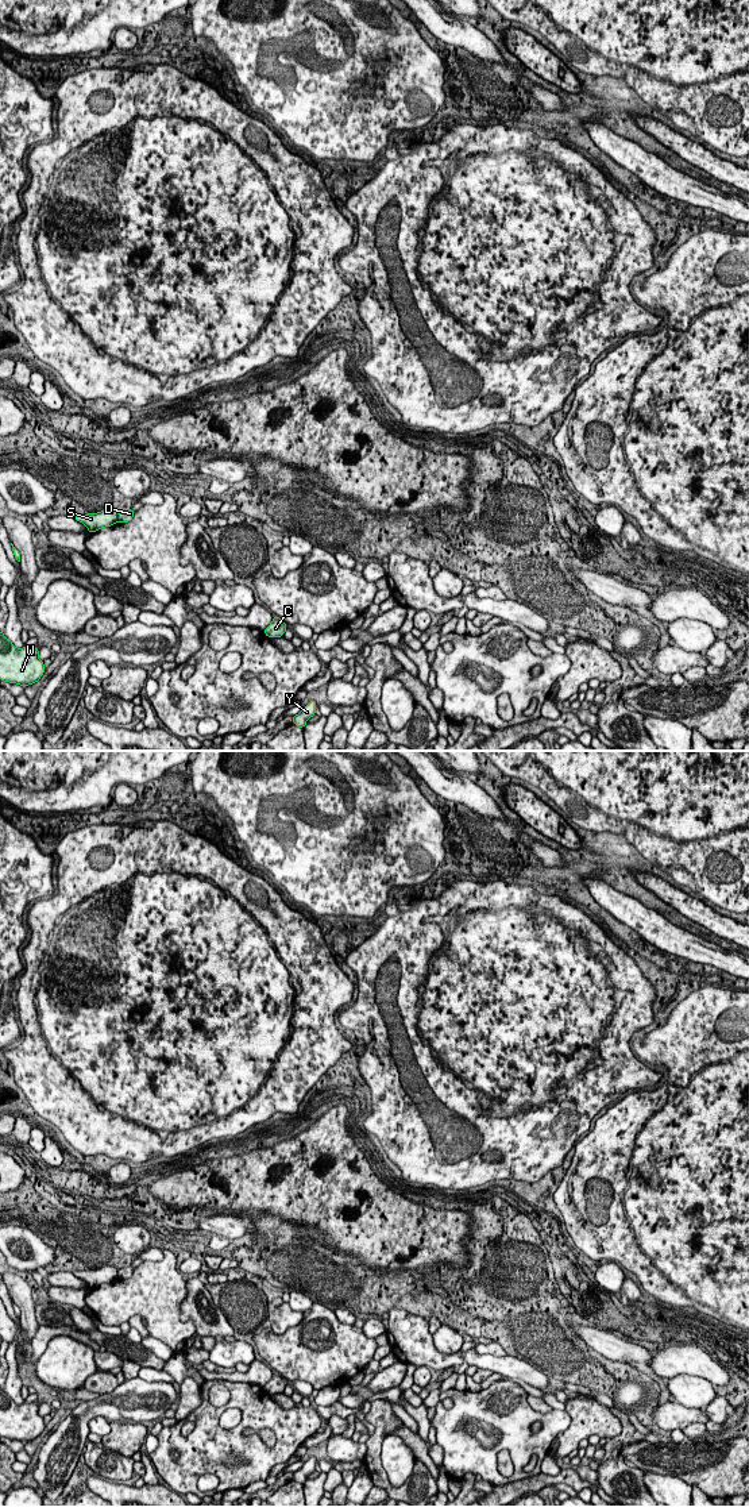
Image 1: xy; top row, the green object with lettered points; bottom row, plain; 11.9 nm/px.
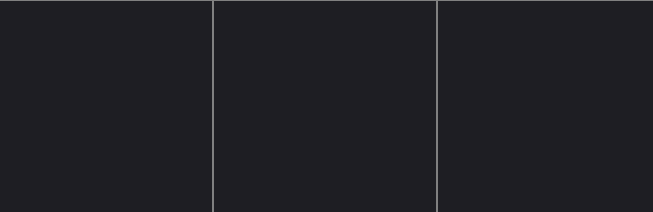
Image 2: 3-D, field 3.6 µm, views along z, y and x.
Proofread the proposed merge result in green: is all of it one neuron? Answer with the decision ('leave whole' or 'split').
split

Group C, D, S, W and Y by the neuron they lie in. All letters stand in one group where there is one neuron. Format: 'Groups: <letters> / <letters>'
Groups: C D W Y / S

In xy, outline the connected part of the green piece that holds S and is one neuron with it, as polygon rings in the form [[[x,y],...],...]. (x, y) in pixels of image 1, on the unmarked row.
[[[101,1267],[97,1269],[76,1271],[77,1277],[86,1281],[88,1288],[93,1290],[104,1283],[112,1283],[117,1279],[117,1269],[115,1267]]]

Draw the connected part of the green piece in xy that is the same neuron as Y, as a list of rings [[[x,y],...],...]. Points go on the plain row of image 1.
[[[309,1457],[308,1461],[296,1472],[293,1472],[293,1480],[305,1484],[306,1477],[316,1471],[316,1457]]]

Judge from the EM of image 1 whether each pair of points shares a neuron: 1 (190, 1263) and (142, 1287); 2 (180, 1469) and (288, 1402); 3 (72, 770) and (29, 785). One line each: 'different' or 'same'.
1: different
2: different
3: same

